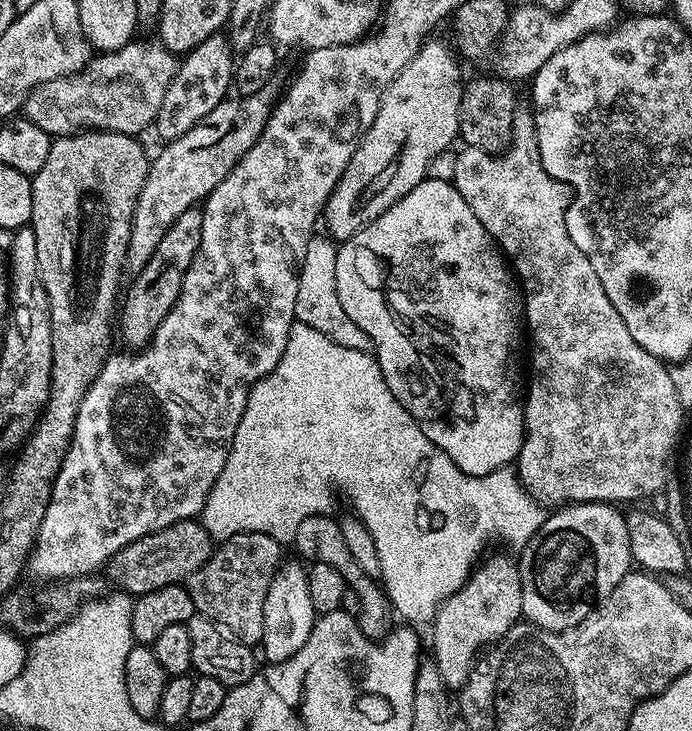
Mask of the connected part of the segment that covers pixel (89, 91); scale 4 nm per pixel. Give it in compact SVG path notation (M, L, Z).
M133 42L122 46L122 50L101 52L93 55L80 72L39 84L24 97L22 112L34 126L42 126L53 138L85 130L136 136L155 125L177 63L177 53L159 42Z

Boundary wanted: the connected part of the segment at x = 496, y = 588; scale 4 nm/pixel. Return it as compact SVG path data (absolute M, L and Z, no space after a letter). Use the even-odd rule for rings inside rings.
M492 556L486 560L473 571L458 591L450 594L446 602L442 602L436 611L436 619L430 625L430 656L435 660L438 674L442 674L442 682L449 690L463 689L481 653L503 638L522 617L519 563L508 556Z

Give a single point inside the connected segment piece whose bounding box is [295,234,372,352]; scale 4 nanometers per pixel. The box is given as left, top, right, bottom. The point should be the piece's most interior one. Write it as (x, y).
(316, 305)

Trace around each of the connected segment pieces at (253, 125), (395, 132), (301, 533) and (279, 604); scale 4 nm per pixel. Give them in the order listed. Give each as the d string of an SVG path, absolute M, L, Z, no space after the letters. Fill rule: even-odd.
M268 85L256 94L225 98L193 130L181 138L167 141L149 163L146 182L135 202L131 218L130 242L127 244L125 265L132 272L140 271L154 254L162 235L166 234L178 215L206 200L218 182L222 182L254 146L261 136L271 107L278 94L275 87Z
M433 38L425 39L424 45L421 46L420 49L418 50L418 54L414 54L414 58L410 58L410 62L406 62L406 66L404 67L404 69L402 69L402 71L399 72L396 75L396 77L394 78L394 82L390 82L390 86L386 90L386 94L382 94L382 102L378 106L378 114L374 118L374 122L370 126L370 130L366 130L366 134L360 140L360 145L358 145L356 147L356 149L354 150L354 154L350 158L350 162L346 166L346 170L342 174L342 178L334 186L334 190L328 196L328 200L324 204L324 210L323 210L323 213L322 213L322 224L323 224L323 227L324 227L324 224L325 224L326 227L328 227L328 232L329 233L327 232L327 235L329 237L331 237L331 239L333 241L343 242L343 241L346 241L346 240L350 239L355 232L357 232L358 230L362 230L370 222L374 222L386 210L390 210L390 206L394 206L394 202L398 202L402 198L406 198L406 194L410 194L410 190L414 190L414 186L418 186L419 184L421 184L421 182L423 182L426 179L426 177L429 175L428 167L431 166L432 160L435 159L436 156L442 155L442 153L449 151L449 149L451 149L453 147L451 145L452 143L454 143L454 142L457 143L458 137L460 135L460 103L462 102L462 94L464 93L464 84L462 83L462 79L460 80L460 64L461 64L461 61L459 59L457 59L457 57L454 55L454 52L453 52L453 56L454 57L452 57L451 50L448 49L447 46L444 45L442 41L440 41L440 40L432 40L432 39Z
M328 514L305 518L296 531L294 547L305 556L305 558L303 557L305 561L334 566L334 570L338 570L338 574L342 574L345 585L354 589L358 594L361 609L355 614L355 618L362 634L366 634L368 640L379 642L393 631L392 603L388 600L388 595L384 593L381 581L370 578L370 574L364 574L362 566L358 566L358 562L354 562L354 558L350 558L350 550L346 550L346 541L342 539L340 520L336 518L331 520L332 518Z
M281 563L270 582L270 590L266 590L264 625L258 648L262 656L264 651L263 659L270 664L280 664L286 658L298 654L298 650L306 646L306 638L310 638L310 630L318 619L314 602L310 602L308 574L305 565L300 564Z

